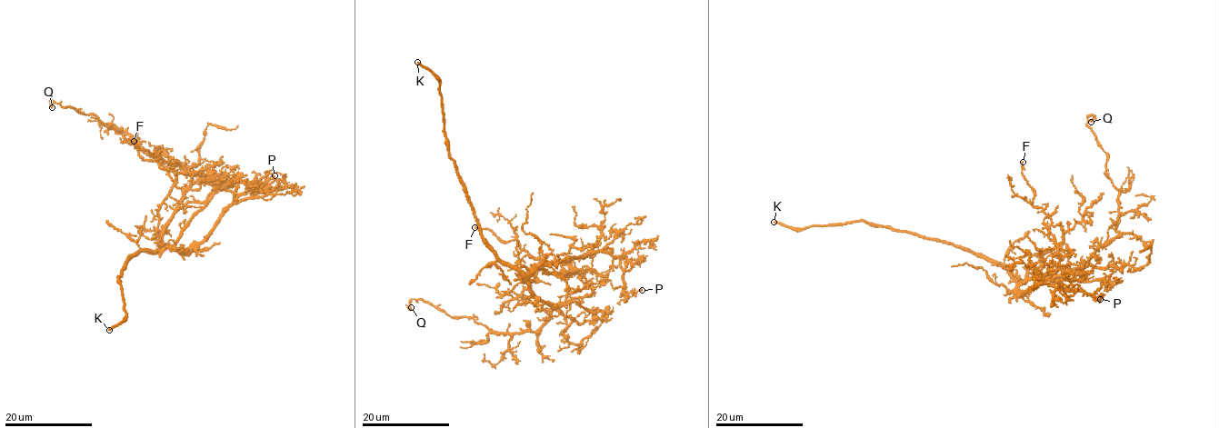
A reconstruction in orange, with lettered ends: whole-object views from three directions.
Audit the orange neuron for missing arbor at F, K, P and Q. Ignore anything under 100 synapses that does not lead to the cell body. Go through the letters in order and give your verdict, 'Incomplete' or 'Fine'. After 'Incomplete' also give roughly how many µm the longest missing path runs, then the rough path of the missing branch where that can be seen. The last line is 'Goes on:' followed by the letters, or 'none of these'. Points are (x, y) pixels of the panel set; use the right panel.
F: Fine
K: Incomplete. Missing length about 100 µm
P: Fine
Q: Fine
Goes on: K

